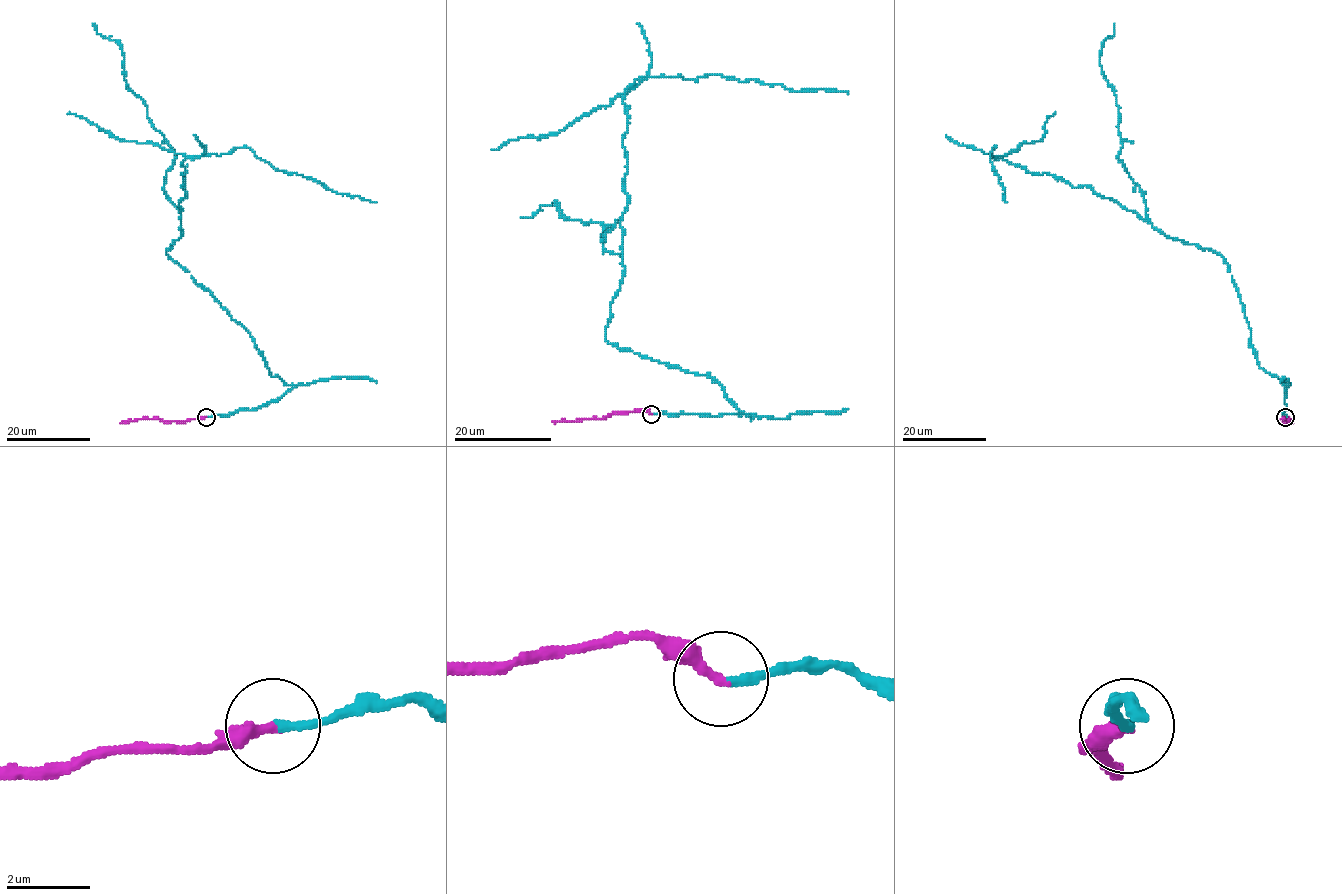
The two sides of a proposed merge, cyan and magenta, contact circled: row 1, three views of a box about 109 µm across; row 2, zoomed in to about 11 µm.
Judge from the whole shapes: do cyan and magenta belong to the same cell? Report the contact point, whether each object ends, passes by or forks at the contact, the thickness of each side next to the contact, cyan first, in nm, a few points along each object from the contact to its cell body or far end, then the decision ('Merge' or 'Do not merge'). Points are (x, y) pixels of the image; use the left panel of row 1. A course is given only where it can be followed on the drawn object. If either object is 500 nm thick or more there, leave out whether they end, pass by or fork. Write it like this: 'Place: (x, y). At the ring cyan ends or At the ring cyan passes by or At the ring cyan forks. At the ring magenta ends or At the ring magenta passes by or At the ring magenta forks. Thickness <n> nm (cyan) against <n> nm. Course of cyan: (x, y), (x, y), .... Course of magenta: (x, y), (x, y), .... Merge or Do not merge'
Place: (206, 417). At the ring cyan ends. At the ring magenta ends. Thickness 200 nm (cyan) against 300 nm. Course of cyan: (206, 417), (256, 410), (293, 386), (167, 254), (181, 235), (182, 160), (249, 147), (276, 169), (377, 203). Course of magenta: (205, 417), (182, 421), (145, 418), (120, 422). Merge

